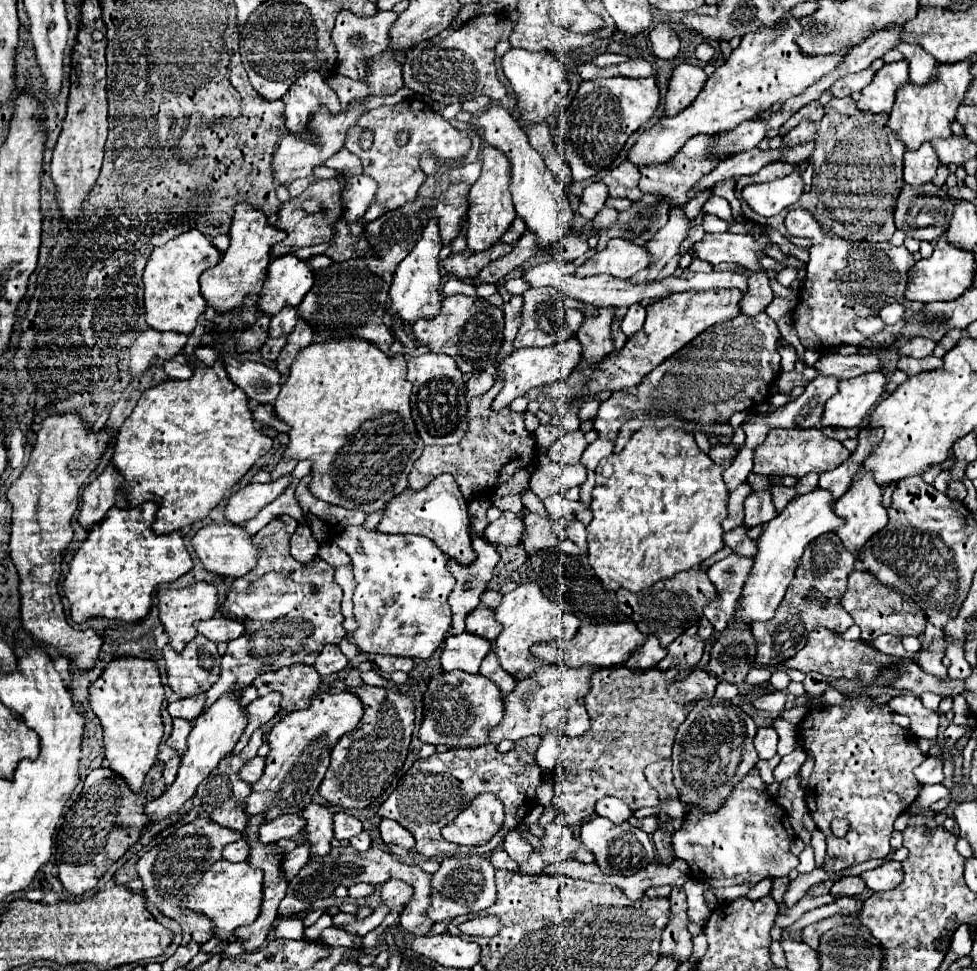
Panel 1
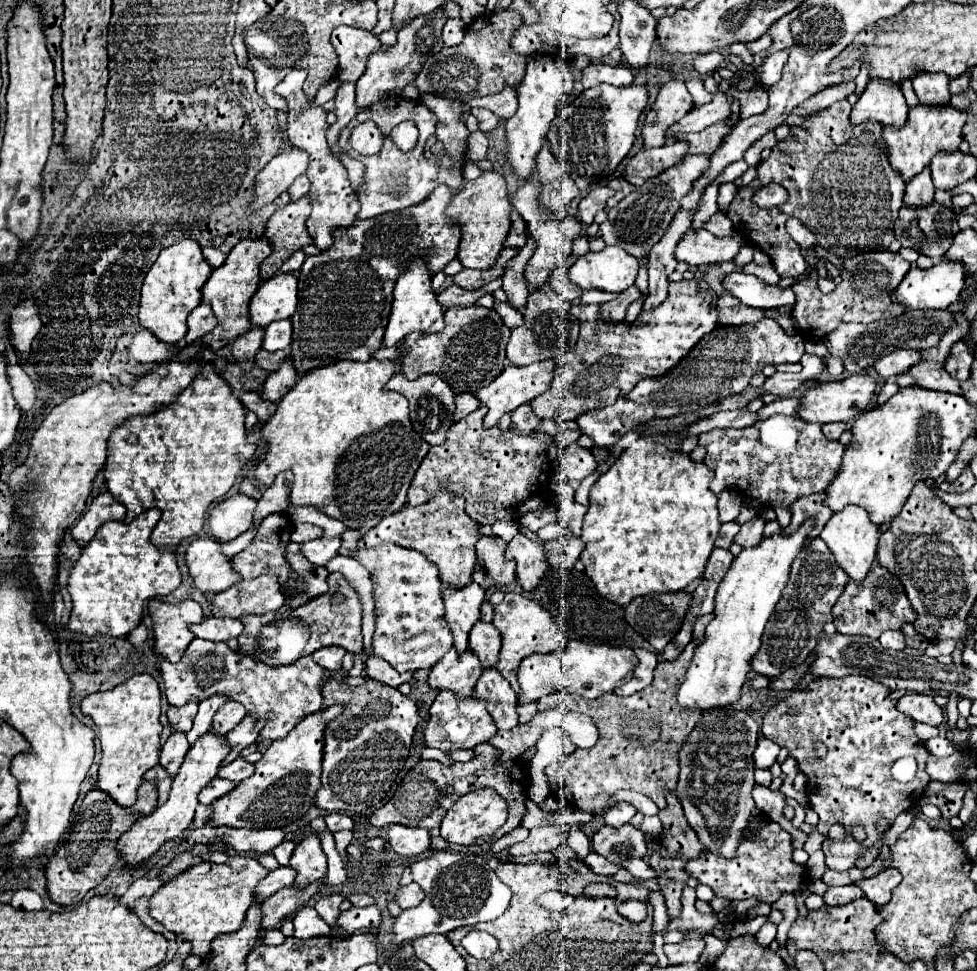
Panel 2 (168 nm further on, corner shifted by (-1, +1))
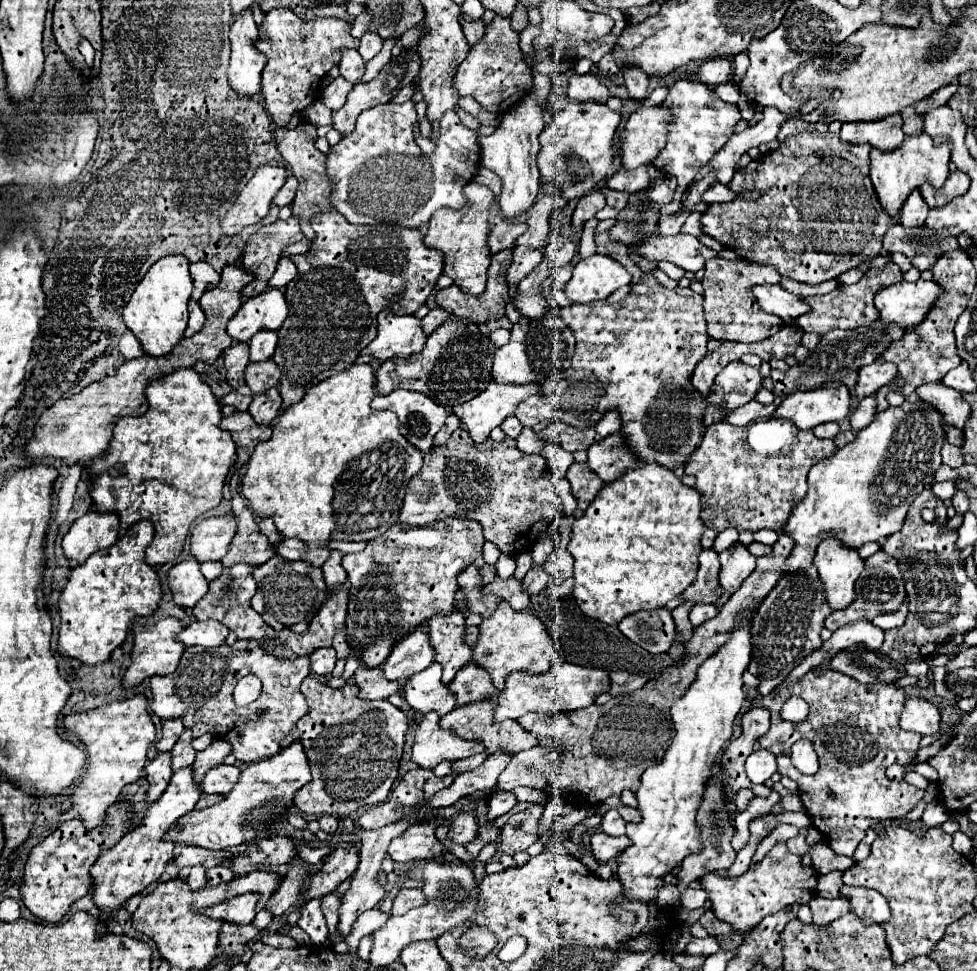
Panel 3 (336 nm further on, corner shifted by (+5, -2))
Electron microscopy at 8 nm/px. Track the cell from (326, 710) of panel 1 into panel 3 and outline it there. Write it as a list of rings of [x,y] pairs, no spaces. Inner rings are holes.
[[[293,742],[271,758],[261,760],[259,764],[249,764],[243,768],[237,786],[219,802],[201,810],[191,810],[181,816],[165,834],[165,840],[185,842],[193,846],[203,846],[211,850],[233,848],[239,844],[253,842],[263,834],[277,818],[287,814],[293,808],[293,796],[311,780],[309,764],[301,742]]]

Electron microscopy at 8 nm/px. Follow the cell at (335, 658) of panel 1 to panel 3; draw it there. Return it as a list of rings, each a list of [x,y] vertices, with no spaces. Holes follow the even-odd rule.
[[[319,648],[315,650],[311,656],[311,672],[317,674],[317,676],[327,676],[331,674],[331,670],[335,668],[335,662],[337,662],[337,654],[333,648]]]

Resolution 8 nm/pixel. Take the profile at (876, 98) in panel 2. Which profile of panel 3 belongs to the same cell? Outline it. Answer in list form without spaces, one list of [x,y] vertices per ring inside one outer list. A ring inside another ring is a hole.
[[[901,114],[885,116],[885,120],[877,120],[873,124],[843,124],[841,126],[841,140],[851,144],[871,144],[881,150],[895,150],[903,142],[901,130]]]

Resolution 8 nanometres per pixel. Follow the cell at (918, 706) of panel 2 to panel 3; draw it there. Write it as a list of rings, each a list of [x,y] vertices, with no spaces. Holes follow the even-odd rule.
[[[907,698],[905,708],[899,718],[899,726],[903,730],[911,730],[917,734],[937,734],[939,732],[939,710],[923,698]]]

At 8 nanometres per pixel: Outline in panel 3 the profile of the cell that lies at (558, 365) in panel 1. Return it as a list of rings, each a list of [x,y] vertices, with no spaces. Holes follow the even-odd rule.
[[[489,382],[487,388],[465,404],[457,404],[453,412],[461,418],[463,428],[471,434],[475,442],[483,442],[489,438],[489,432],[497,428],[507,416],[515,412],[519,402],[537,394],[541,384],[499,384]]]

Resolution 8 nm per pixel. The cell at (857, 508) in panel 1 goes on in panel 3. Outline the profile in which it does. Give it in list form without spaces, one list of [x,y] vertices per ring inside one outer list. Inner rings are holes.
[[[827,536],[815,554],[819,576],[825,582],[825,596],[833,610],[855,600],[855,582],[865,570],[865,560],[855,548],[845,548],[837,536]]]

